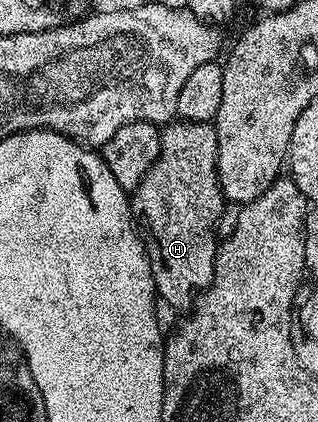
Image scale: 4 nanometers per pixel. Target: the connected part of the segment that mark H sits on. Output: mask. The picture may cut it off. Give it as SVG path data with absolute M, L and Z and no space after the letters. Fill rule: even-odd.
M173 119L160 128L160 153L142 178L142 182L131 193L132 218L144 241L144 249L152 267L152 277L156 283L156 294L172 308L191 309L195 299L208 287L214 274L218 239L216 223L226 203L220 180L216 176L218 166L218 134L211 123L190 122Z

